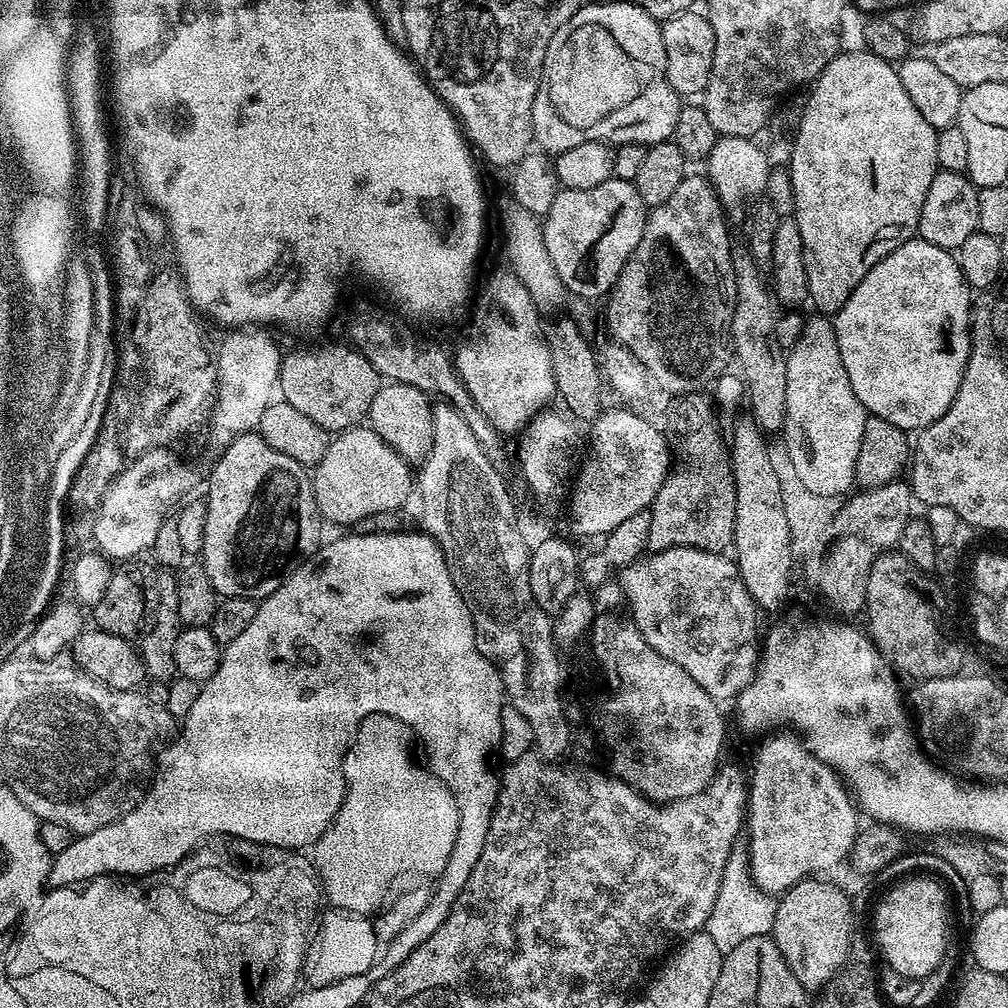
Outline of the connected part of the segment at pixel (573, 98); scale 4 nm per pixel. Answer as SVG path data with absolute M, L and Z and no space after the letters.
M634 2L628 4L588 4L581 6L570 18L570 22L557 30L554 38L550 38L550 46L546 50L544 69L540 75L538 94L534 98L534 110L532 111L532 135L535 143L543 151L549 154L559 154L570 150L570 146L578 146L582 142L602 140L613 146L622 144L643 144L651 146L662 144L672 140L672 131L678 122L678 114L682 107L681 97L670 86L666 78L666 50L662 46L661 25L650 14L646 14L644 8L639 8Z

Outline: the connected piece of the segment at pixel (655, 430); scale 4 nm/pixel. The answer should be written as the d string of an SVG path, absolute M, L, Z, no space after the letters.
M626 406L605 407L588 428L588 448L569 491L568 515L576 533L600 538L631 515L651 507L672 459L663 431Z

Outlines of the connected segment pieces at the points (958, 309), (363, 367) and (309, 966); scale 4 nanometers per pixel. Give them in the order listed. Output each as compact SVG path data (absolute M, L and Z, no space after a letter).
M919 238L907 240L902 246L898 246L898 250L886 254L886 258L879 260L866 274L866 278L862 278L862 282L858 282L854 294L850 294L850 298L846 298L846 306L842 306L842 310L834 313L834 323L838 338L838 354L842 354L842 366L846 366L846 378L850 378L850 386L854 390L858 402L862 402L862 406L867 410L869 416L877 416L886 422L894 422L894 426L905 430L919 430L932 424L938 418L942 418L942 414L946 414L946 410L950 410L950 406L958 394L958 386L964 377L964 367L968 364L968 352L972 349L973 303L973 289L969 288L955 255L947 248L939 248Z
M332 344L329 348L312 348L309 352L292 352L280 361L279 395L290 406L296 407L306 418L318 422L322 430L330 434L344 432L347 428L363 425L368 418L370 402L374 402L374 394L378 394L382 377L374 366L355 347L343 348L340 344Z
M328 910L321 915L304 959L303 979L309 987L330 987L343 978L367 975L370 972L372 964L375 965L377 961L380 942L375 925L367 920L363 915L339 910Z

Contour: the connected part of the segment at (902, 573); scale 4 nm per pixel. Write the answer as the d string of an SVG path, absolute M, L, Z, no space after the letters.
M889 550L882 553L870 566L870 574L866 578L866 594L864 595L864 608L868 612L870 634L876 641L877 647L884 653L889 664L897 673L905 672L913 676L916 682L942 678L946 672L956 668L960 652L953 647L937 628L937 618L934 612L938 598L938 584L925 569L918 567L910 558L906 558L899 550Z

